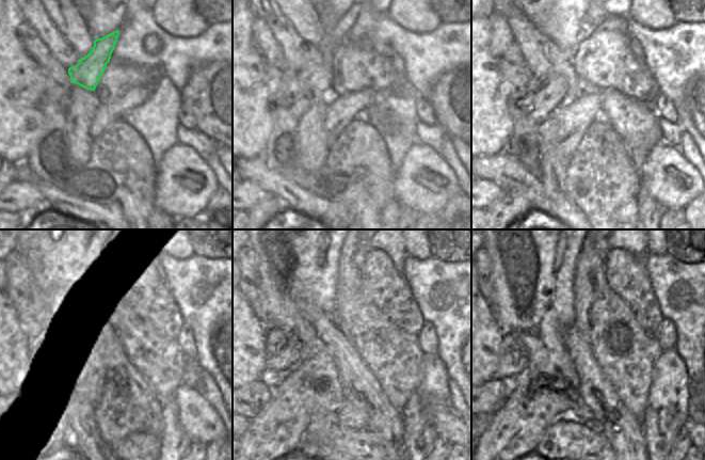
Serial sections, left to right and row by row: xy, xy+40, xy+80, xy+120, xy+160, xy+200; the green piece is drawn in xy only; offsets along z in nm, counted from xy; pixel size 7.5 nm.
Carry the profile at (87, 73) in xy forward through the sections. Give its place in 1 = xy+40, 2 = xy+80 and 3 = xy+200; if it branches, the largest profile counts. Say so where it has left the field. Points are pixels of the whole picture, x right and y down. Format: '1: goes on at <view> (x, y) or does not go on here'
1: goes on at xy+40 (315, 83)
2: goes on at xy+80 (537, 101)
3: goes on at xy+200 (513, 359)

